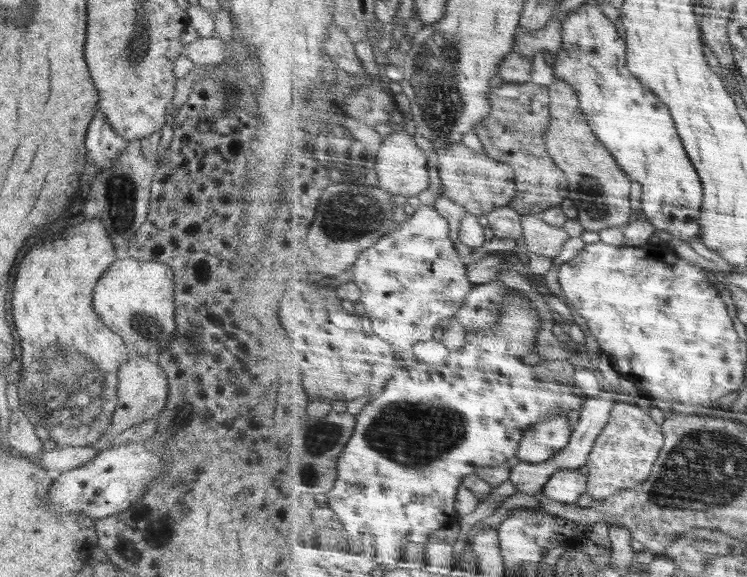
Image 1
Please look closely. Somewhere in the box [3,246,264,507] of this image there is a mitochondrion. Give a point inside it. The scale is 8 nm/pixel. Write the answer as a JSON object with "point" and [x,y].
{"point":[71,402]}

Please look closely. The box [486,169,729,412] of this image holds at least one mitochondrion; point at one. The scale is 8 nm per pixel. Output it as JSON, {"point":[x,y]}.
{"point":[593,203]}

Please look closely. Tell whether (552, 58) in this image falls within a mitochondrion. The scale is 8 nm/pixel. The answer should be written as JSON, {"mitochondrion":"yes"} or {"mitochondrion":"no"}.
{"mitochondrion":"no"}

